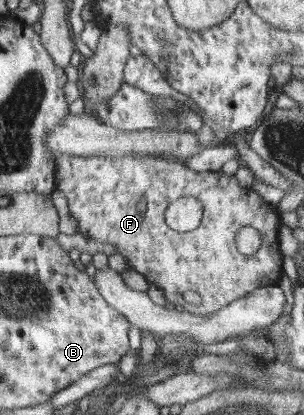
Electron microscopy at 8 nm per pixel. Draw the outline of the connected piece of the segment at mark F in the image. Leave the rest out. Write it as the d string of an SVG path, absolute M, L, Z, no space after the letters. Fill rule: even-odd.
M62 154L57 158L57 174L56 174L56 184L58 184L57 189L61 190L67 200L69 201L69 208L71 214L78 220L80 231L82 234L88 238L93 238L101 243L110 243L118 248L117 253L126 257L129 263L130 269L136 269L142 274L145 274L150 282L156 284L158 288L164 290L166 298L171 300L173 303L178 303L184 306L186 311L190 311L199 315L211 316L214 313L220 311L226 306L230 306L234 301L240 300L240 298L250 295L250 293L262 289L263 287L278 286L278 282L282 280L284 276L284 256L285 252L282 248L281 243L281 228L282 216L278 213L276 205L269 203L267 199L263 197L254 188L242 187L240 182L234 176L227 176L222 171L219 172L197 172L196 170L190 169L186 162L182 160L174 160L161 157L148 157L148 158L106 158L102 155L78 158L74 155L74 166L72 166L72 154ZM193 195L197 197L204 204L204 217L201 225L192 232L178 232L174 228L169 228L166 224L166 208L172 201L178 200L183 196ZM252 226L253 228L258 228L262 232L264 243L262 248L256 252L256 254L242 254L240 248L237 245L237 233L242 228L247 228ZM188 290L193 290L198 292L202 298L201 305L191 305L184 300L184 292Z

